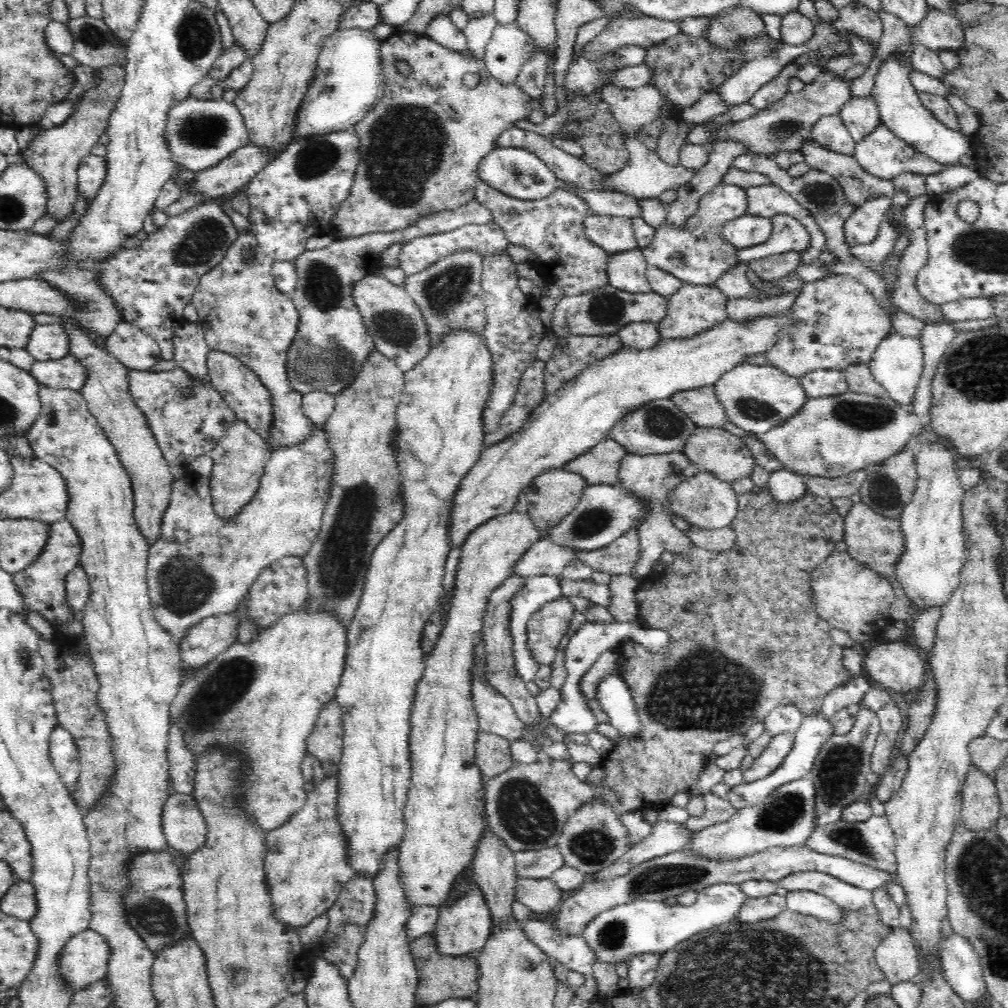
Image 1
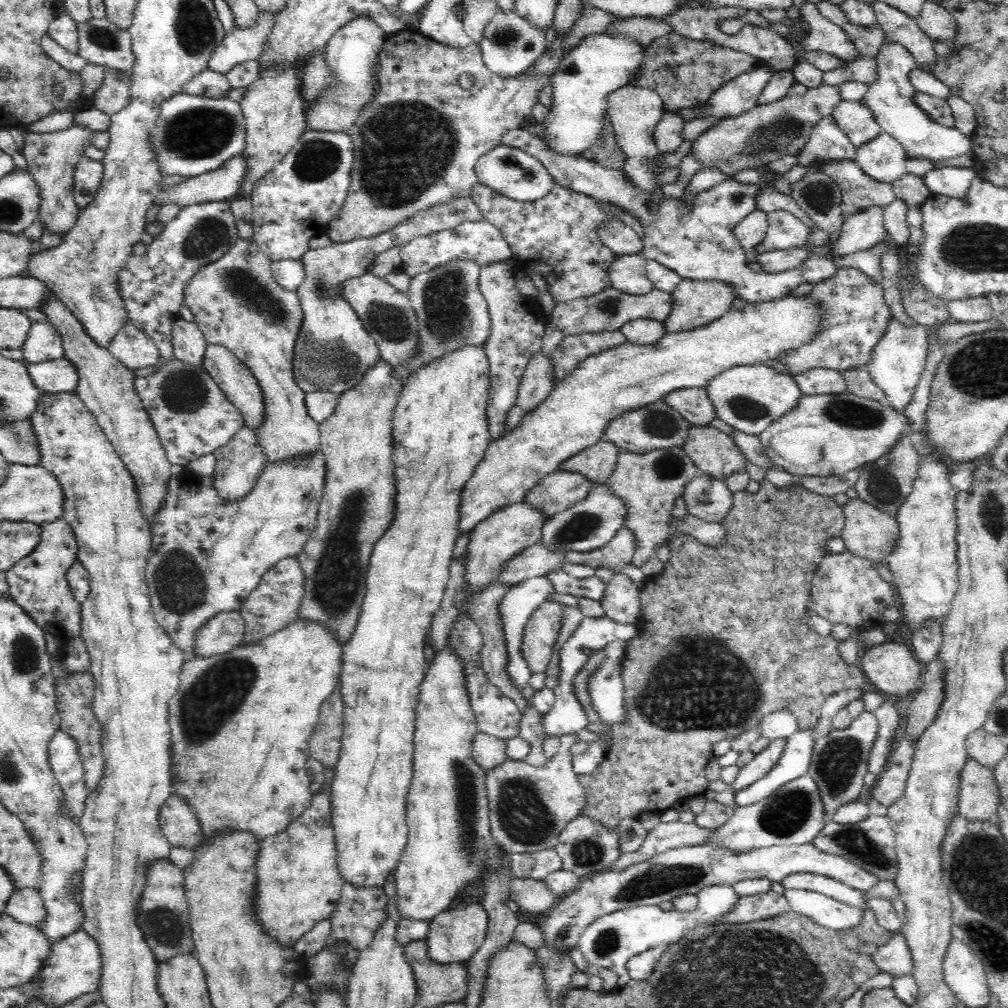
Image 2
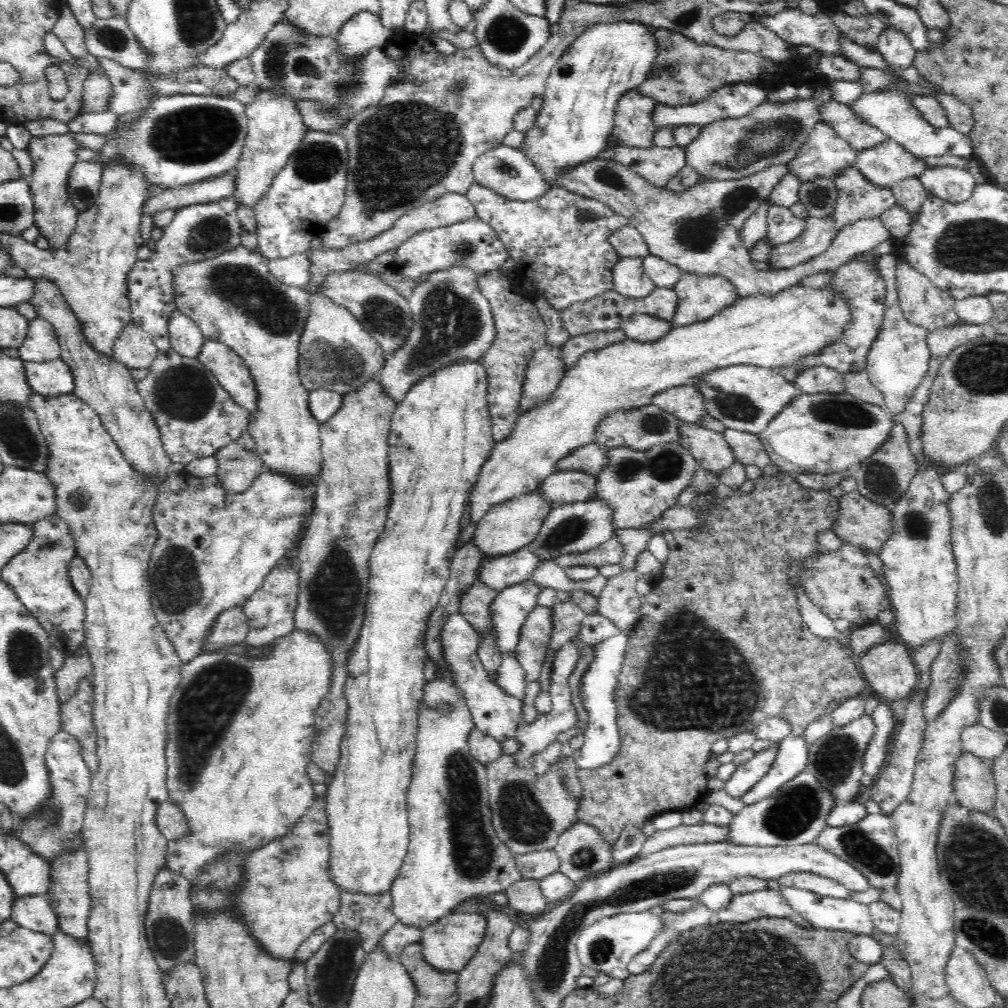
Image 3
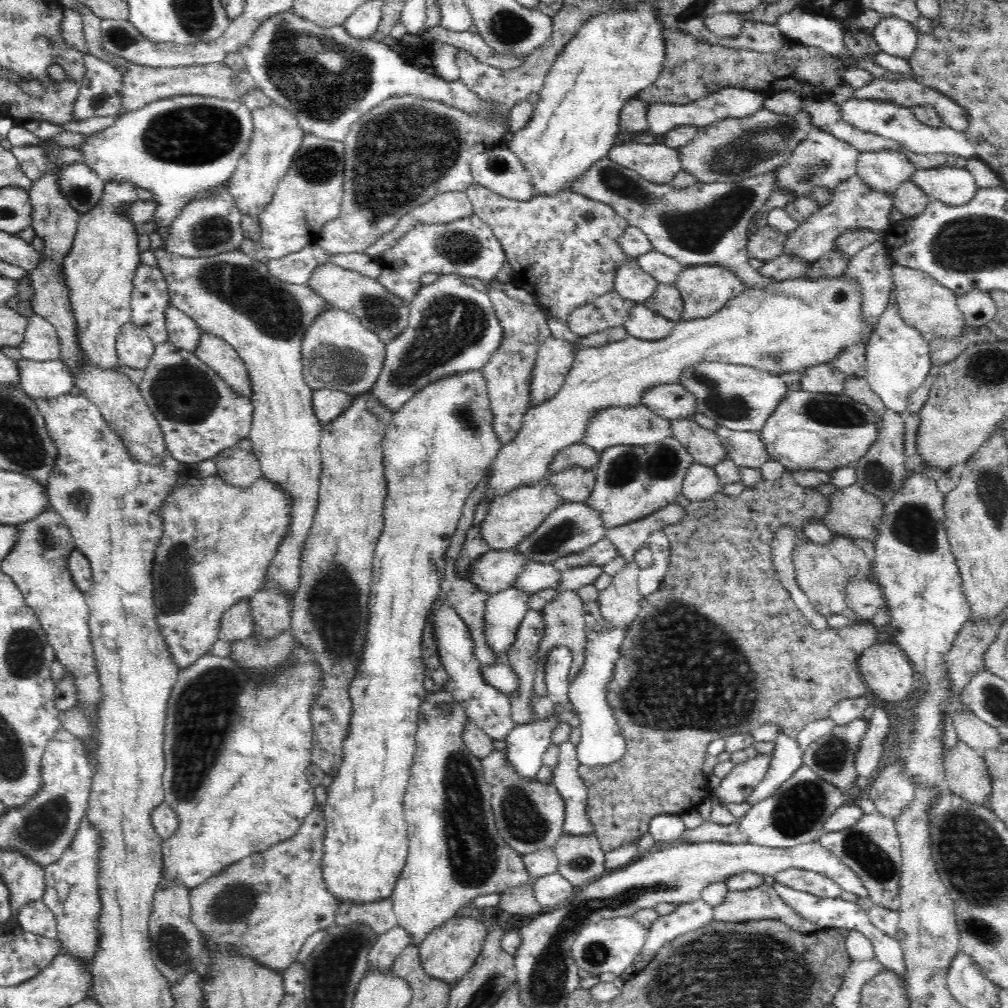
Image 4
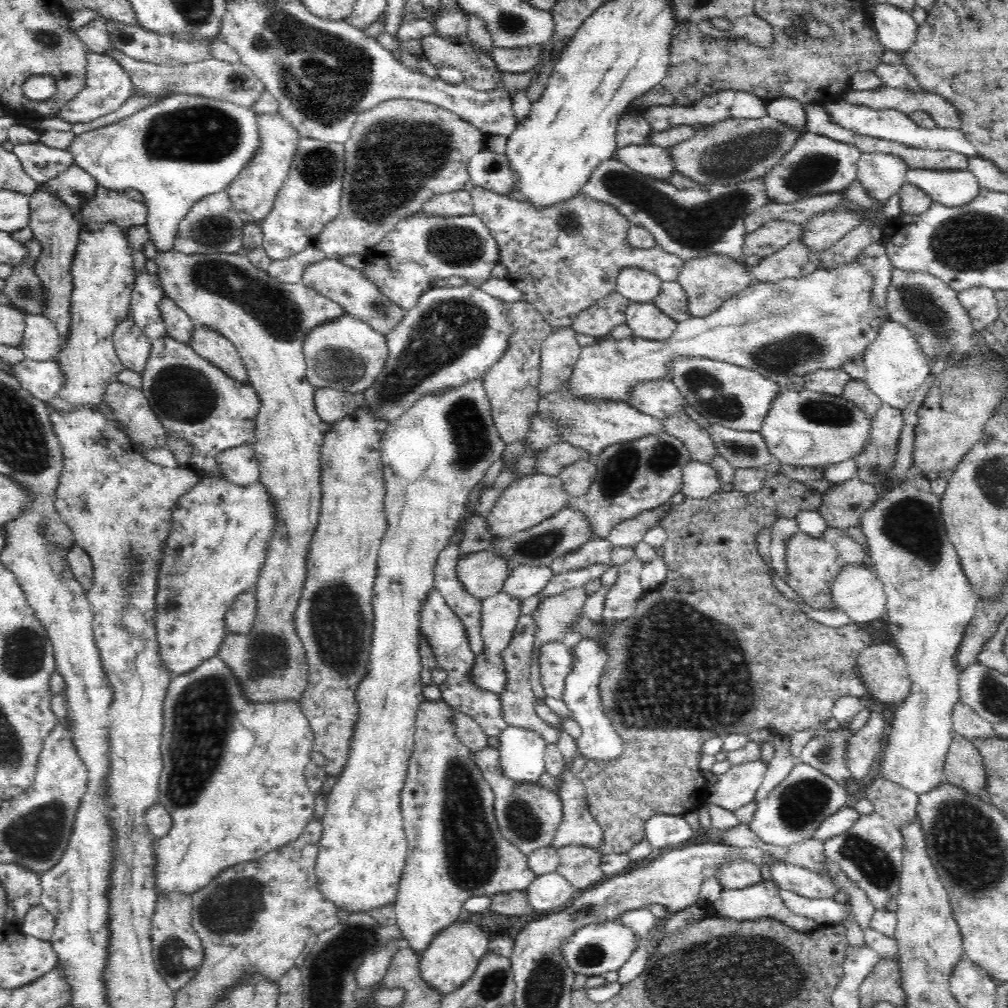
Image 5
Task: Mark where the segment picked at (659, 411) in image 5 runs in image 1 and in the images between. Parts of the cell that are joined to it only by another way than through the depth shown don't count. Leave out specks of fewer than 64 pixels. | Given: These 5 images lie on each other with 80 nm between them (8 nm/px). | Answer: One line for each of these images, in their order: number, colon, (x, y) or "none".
1: (700, 405)
2: (693, 404)
3: (683, 402)
4: (670, 401)

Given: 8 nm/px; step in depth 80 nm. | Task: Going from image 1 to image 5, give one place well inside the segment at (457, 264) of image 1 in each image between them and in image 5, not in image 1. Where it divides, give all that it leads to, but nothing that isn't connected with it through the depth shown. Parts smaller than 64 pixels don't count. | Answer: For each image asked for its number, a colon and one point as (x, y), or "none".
2: (451, 313)
3: (453, 322)
4: (453, 329)
5: (454, 335)

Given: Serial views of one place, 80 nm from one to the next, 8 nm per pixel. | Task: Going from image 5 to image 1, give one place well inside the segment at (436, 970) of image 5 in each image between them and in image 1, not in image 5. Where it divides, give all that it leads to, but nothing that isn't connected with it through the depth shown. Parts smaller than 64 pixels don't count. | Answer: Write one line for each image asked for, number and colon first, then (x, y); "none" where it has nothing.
1: (462, 928)
2: (455, 935)
3: (448, 945)
4: (448, 954)

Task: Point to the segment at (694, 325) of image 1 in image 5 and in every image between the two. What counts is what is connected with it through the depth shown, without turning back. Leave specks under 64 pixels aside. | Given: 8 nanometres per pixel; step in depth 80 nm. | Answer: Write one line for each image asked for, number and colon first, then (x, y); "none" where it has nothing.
2: (696, 303)
3: (701, 296)
4: (705, 289)
5: (711, 280)

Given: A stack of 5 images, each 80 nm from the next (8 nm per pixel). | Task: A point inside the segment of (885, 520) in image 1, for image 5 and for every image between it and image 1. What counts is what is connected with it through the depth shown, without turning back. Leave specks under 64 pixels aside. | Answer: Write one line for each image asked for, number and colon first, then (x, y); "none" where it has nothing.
2: (868, 531)
3: (860, 520)
4: (852, 511)
5: (841, 506)

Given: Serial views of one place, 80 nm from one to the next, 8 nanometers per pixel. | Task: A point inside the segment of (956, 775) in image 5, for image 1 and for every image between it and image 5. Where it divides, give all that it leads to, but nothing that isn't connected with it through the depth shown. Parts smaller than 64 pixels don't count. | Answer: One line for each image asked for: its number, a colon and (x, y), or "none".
1: (981, 807)
2: (978, 796)
3: (974, 786)
4: (966, 772)

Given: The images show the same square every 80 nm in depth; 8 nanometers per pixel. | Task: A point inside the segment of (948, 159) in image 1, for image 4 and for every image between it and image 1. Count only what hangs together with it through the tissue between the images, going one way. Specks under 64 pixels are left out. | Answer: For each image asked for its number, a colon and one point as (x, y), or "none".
2: (891, 99)
3: (892, 113)
4: (895, 36)

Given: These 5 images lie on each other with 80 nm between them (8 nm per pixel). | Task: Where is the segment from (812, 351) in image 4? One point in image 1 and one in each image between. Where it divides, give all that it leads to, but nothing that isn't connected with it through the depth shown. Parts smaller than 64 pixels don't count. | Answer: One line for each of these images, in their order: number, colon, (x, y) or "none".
1: (568, 423)
2: (629, 376)
3: (774, 331)

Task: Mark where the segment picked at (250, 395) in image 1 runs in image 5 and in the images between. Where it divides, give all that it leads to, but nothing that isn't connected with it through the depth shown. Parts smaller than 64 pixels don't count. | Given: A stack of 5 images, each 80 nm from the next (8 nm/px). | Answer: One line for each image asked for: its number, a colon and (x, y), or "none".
2: (234, 378)
3: (229, 368)
4: (220, 355)
5: (207, 342)

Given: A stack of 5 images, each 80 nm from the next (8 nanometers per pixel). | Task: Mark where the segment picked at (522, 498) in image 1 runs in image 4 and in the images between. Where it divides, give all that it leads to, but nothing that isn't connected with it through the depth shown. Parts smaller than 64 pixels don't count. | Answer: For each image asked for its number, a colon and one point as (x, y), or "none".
2: (562, 489)
3: (562, 487)
4: (575, 483)

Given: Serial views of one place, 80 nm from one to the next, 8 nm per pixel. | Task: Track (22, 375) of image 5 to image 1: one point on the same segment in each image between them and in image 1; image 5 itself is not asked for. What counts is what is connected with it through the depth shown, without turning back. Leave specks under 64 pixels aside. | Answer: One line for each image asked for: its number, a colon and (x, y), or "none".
1: (64, 373)
2: (52, 376)
3: (53, 378)
4: (48, 380)

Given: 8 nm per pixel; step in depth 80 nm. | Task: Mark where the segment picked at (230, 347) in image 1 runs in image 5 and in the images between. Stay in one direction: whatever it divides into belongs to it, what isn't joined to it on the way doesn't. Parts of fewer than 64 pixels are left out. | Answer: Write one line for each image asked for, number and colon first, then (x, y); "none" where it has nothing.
2: (236, 302)
3: (234, 298)
4: (229, 295)
5: (267, 321)

